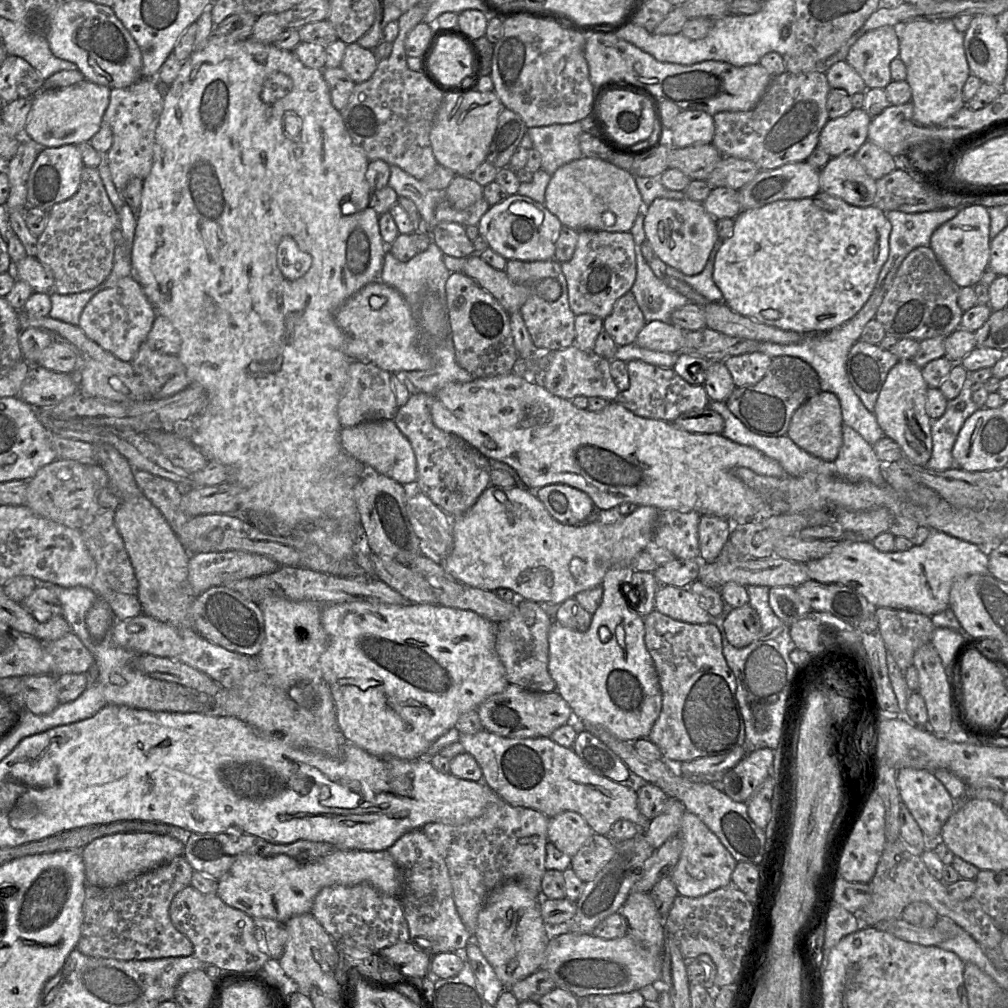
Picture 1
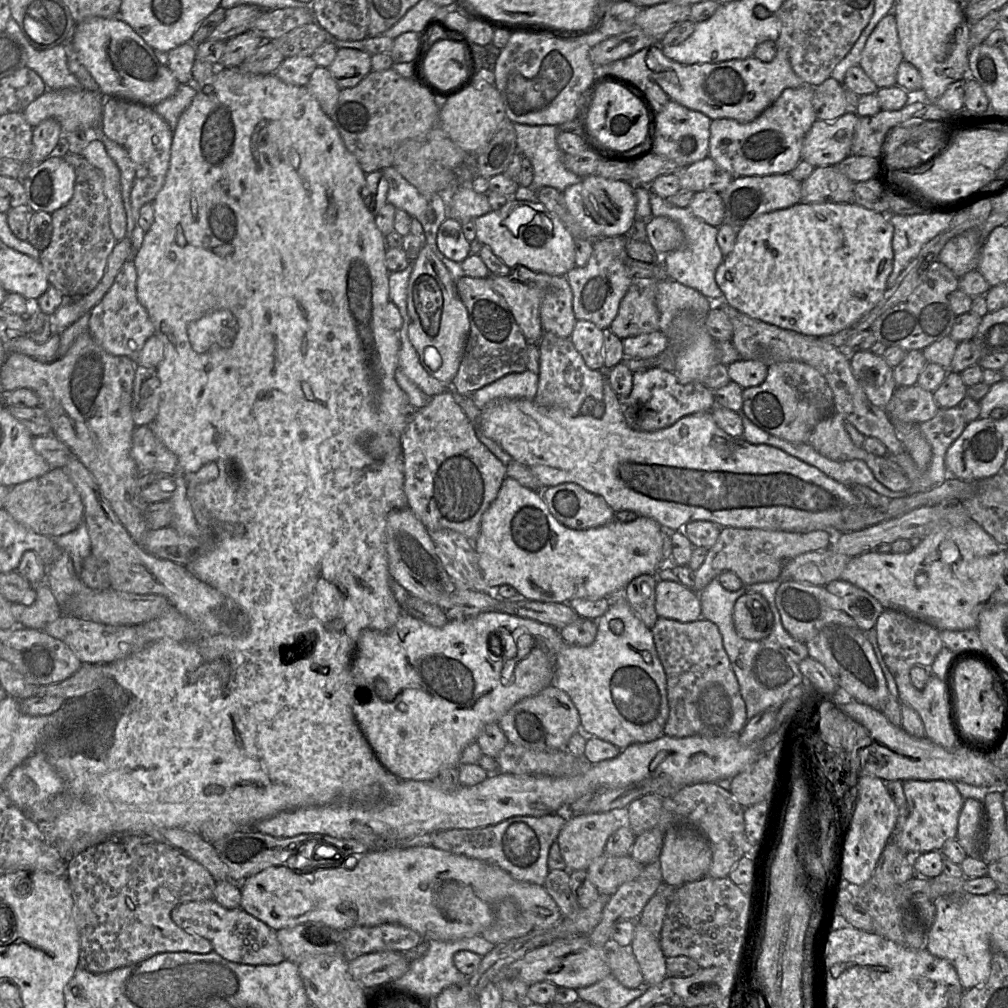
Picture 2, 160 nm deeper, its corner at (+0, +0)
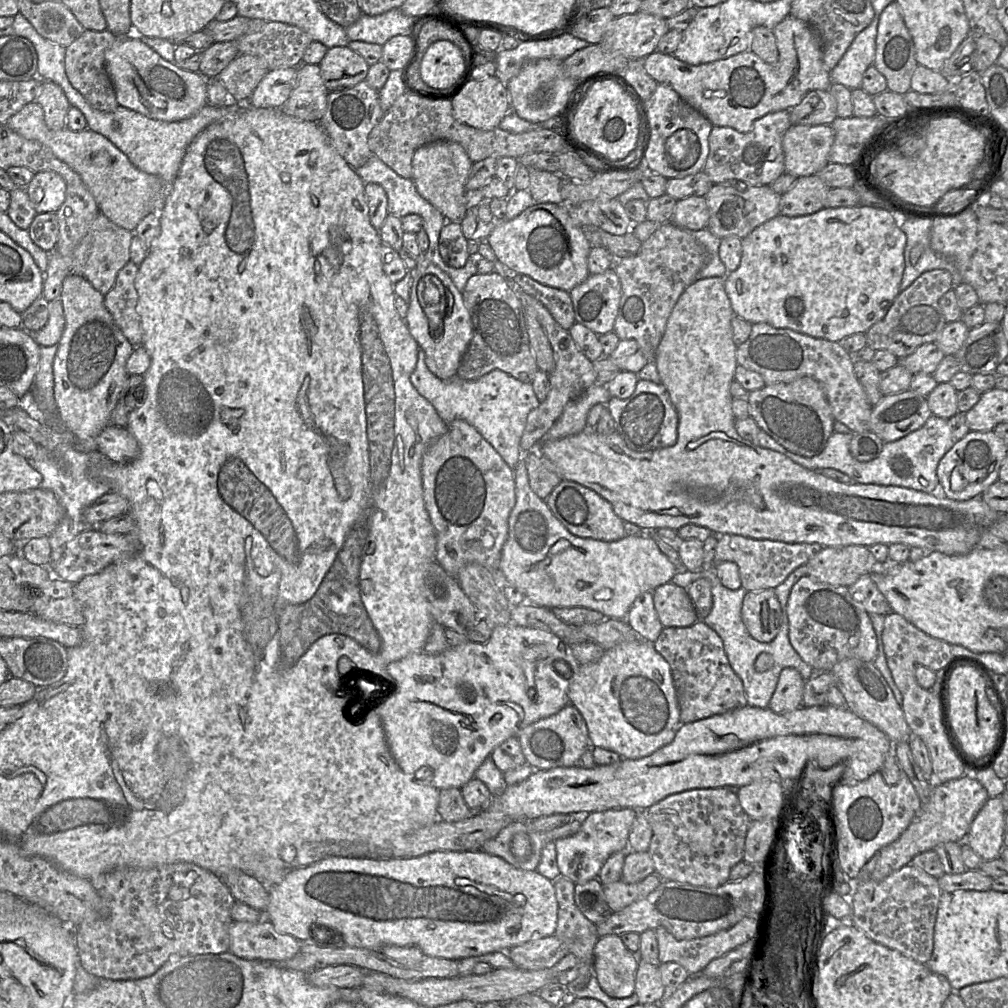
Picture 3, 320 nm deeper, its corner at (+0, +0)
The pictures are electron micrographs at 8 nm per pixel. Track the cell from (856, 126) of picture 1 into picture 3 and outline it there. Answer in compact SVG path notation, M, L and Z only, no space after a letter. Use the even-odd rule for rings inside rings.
M792 125L784 134L782 148L784 152L785 172L796 177L818 173L828 163L828 155L834 143L835 134L831 125Z

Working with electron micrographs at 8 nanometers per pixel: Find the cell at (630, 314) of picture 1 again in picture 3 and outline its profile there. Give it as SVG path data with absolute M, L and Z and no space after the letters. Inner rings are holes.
M672 222L662 223L655 232L642 242L640 251L631 257L615 259L615 270L621 284L621 300L613 331L621 340L635 340L643 355L655 361L657 347L664 335L668 318L683 291L697 280L697 275L707 263L707 252L690 232Z

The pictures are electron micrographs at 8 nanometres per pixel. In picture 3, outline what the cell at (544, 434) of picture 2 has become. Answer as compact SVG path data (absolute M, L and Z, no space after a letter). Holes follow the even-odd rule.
M709 277L697 279L689 285L677 300L668 318L664 335L657 347L655 363L662 383L669 393L670 400L675 407L678 417L678 436L675 445L645 452L637 452L630 449L621 435L615 431L609 435L596 432L594 428L562 439L542 441L536 449L540 454L549 459L561 477L565 480L577 482L592 489L601 497L611 503L614 512L624 522L638 525L645 532L656 531L661 528L678 530L684 525L694 524L708 528L715 535L734 534L752 539L766 539L785 543L820 544L823 547L842 547L860 545L871 547L875 544L904 544L910 548L921 548L932 553L940 552L948 556L965 555L977 547L981 534L990 527L999 517L999 513L990 508L981 498L973 497L966 501L949 499L940 493L927 494L899 486L882 486L876 484L845 484L834 481L814 470L806 469L793 462L785 455L771 449L760 447L741 438L735 429L735 417L732 412L733 397L730 394L730 384L734 380L735 370L738 365L736 360L737 346L732 339L732 318L734 311L730 299L725 291L725 277Z

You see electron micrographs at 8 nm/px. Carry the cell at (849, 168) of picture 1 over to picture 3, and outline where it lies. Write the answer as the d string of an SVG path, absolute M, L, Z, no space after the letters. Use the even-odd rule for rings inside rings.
M817 175L798 177L793 186L780 199L780 214L803 216L825 207L830 187Z

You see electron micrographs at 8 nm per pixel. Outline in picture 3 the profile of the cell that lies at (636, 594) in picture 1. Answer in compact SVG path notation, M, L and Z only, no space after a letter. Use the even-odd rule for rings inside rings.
M644 592L635 599L626 622L639 638L654 644L664 627L654 607L653 592Z

